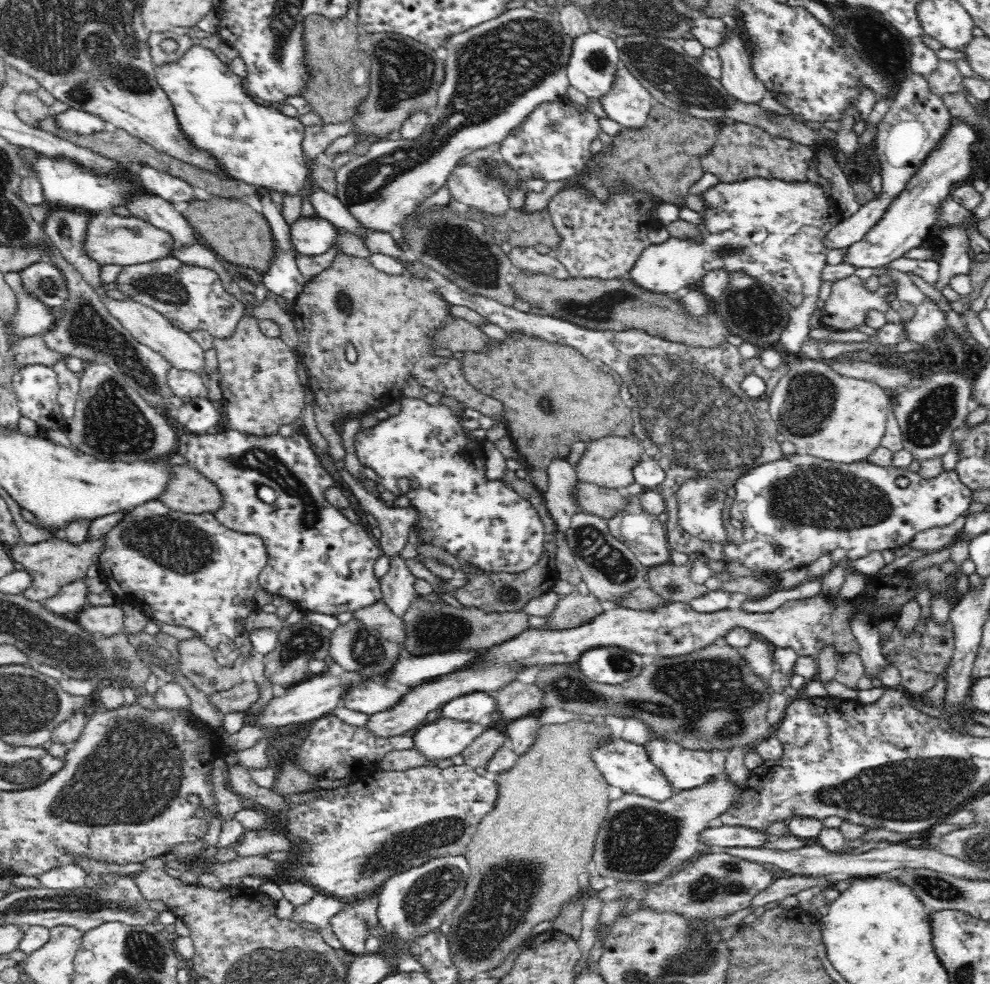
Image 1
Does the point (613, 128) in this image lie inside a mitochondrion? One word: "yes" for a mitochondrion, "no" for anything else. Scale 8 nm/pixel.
no

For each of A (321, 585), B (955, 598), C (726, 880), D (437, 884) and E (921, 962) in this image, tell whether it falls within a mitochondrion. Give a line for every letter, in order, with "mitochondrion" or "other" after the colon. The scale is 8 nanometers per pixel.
A: other
B: other
C: mitochondrion
D: mitochondrion
E: other

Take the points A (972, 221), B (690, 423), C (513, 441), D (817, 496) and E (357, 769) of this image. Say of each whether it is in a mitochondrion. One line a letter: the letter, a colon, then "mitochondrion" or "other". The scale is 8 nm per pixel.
A: other
B: mitochondrion
C: other
D: mitochondrion
E: other

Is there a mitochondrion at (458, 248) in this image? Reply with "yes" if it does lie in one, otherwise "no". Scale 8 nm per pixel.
yes

